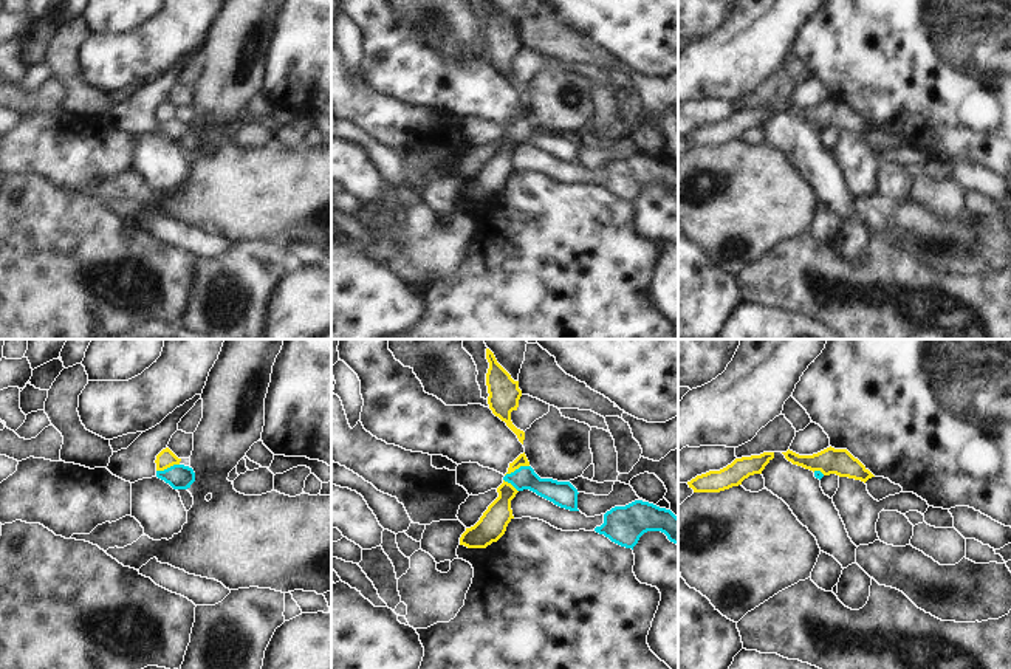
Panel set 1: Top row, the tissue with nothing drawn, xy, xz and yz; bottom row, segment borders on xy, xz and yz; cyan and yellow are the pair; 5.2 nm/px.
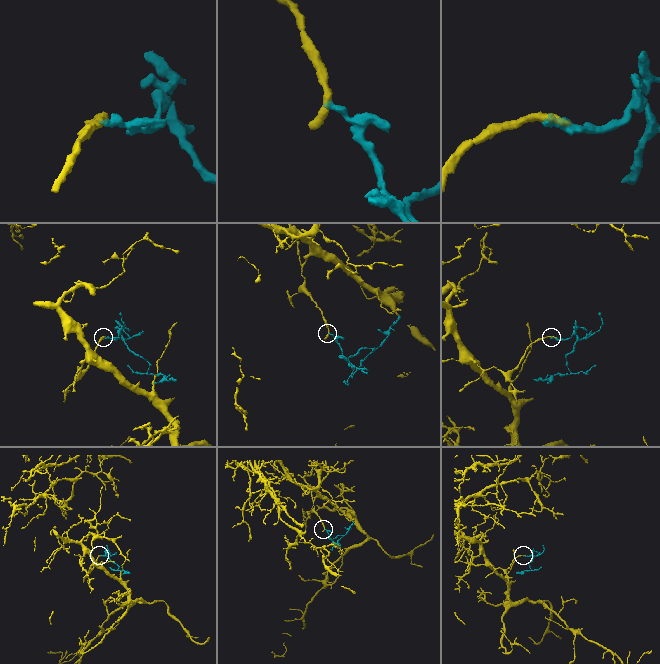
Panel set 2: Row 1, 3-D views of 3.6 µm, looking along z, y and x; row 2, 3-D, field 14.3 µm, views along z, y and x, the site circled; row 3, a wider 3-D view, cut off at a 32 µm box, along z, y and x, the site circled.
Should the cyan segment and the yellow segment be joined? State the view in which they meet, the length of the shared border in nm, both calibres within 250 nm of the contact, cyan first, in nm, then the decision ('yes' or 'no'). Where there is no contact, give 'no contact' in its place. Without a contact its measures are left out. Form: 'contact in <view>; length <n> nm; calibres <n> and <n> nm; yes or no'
contact in xz; length 140 nm; calibres 120 and 60 nm; no

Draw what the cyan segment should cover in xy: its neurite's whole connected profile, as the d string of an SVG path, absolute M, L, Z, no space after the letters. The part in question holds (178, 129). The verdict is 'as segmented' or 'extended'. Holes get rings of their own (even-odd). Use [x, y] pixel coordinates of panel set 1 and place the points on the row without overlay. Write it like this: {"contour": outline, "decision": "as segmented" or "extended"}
{"contour": "M173 118L164 124L156 124L156 130L169 136L173 142L187 142L195 135L195 125L184 118Z", "decision": "as segmented"}

